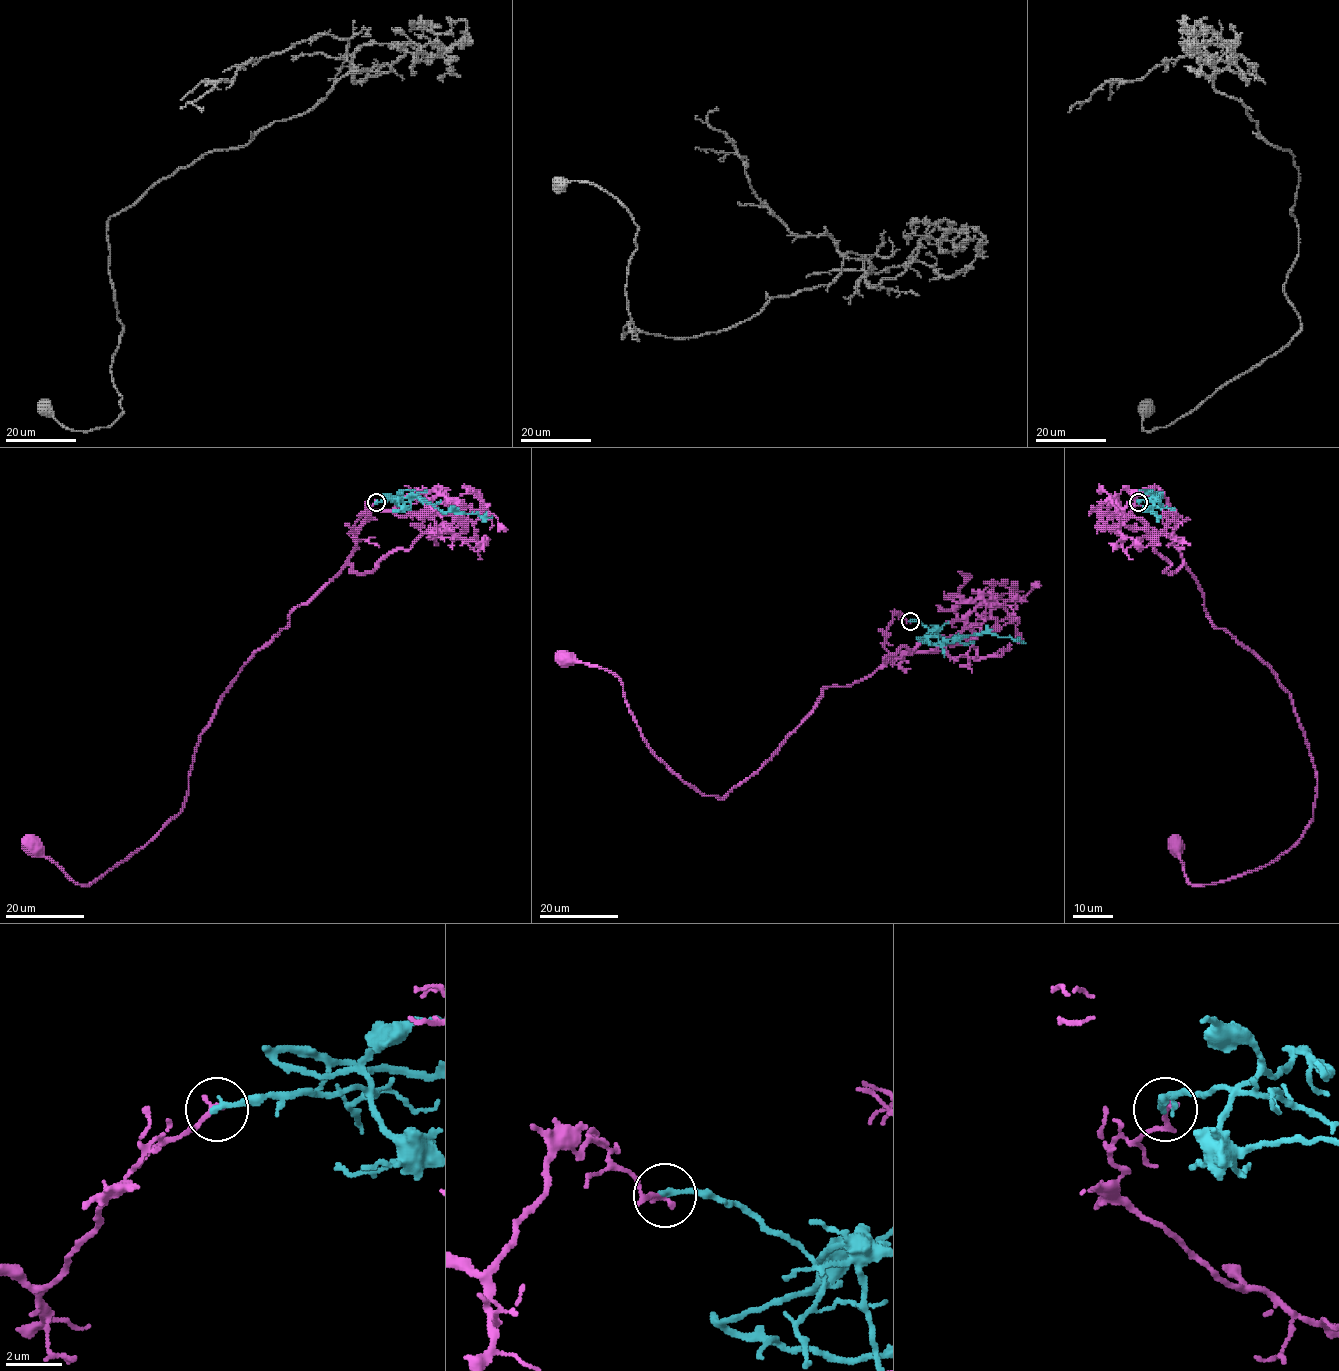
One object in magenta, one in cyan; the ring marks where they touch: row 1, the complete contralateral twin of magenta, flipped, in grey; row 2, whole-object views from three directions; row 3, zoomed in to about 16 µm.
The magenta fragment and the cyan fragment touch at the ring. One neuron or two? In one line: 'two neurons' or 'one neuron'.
two neurons

